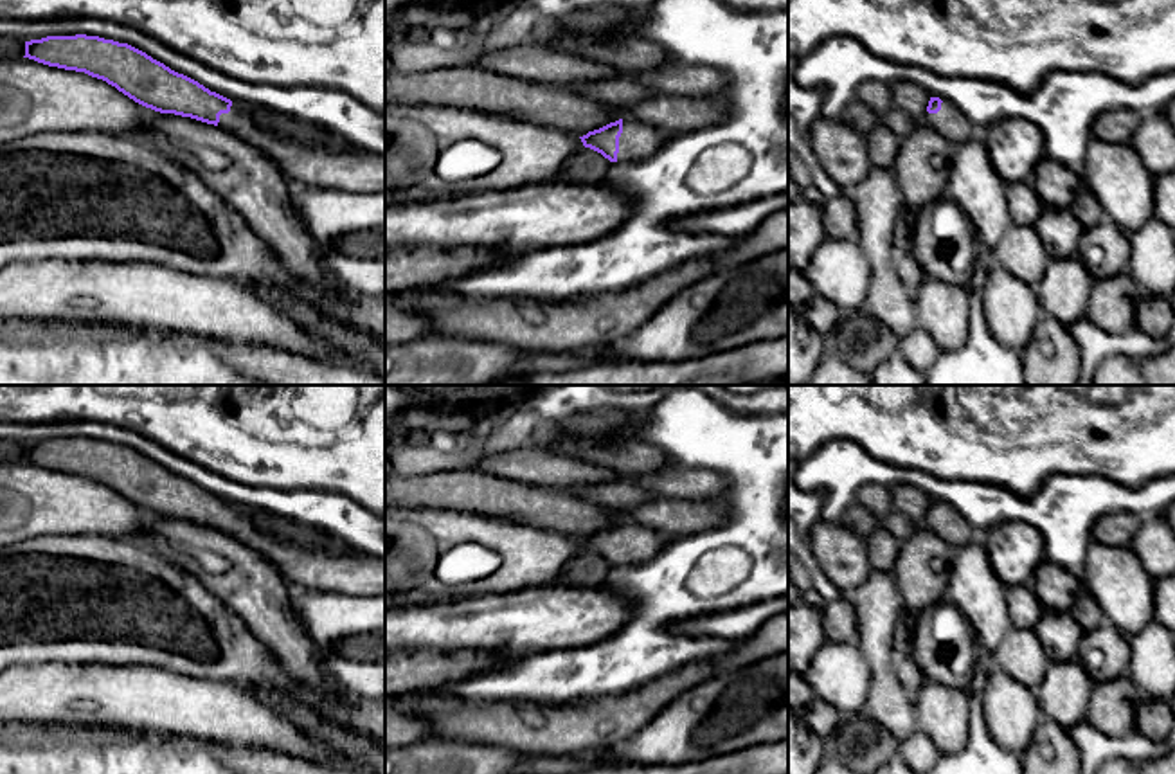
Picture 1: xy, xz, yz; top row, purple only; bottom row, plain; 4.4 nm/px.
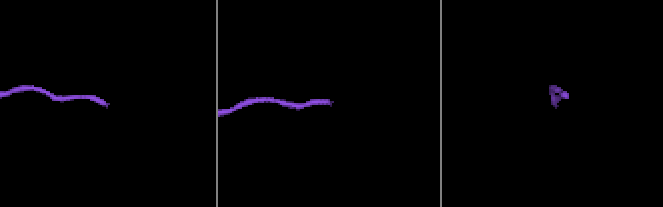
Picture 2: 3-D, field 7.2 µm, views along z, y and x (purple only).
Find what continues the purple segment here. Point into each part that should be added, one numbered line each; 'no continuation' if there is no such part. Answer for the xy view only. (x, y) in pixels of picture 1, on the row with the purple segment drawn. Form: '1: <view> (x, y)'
1: xy (308, 164)

